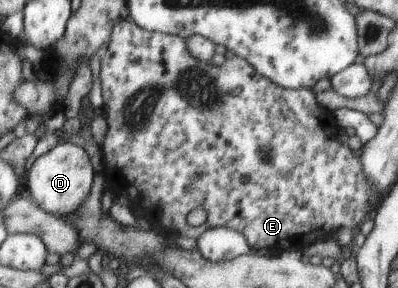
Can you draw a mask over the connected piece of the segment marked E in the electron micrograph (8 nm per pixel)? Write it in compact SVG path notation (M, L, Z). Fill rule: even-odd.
M129 18L120 20L112 28L109 42L101 52L99 78L105 104L104 116L107 121L105 140L101 146L105 189L123 194L133 202L133 205L141 207L148 223L157 230L168 233L169 236L177 234L197 240L209 228L225 227L241 232L253 251L263 250L263 248L268 248L274 253L301 251L317 240L329 239L340 228L348 227L358 231L367 213L372 206L377 206L374 204L380 200L375 190L367 184L361 158L355 156L347 144L337 141L341 128L336 124L333 112L317 103L312 89L307 87L288 89L279 86L261 76L244 58L235 56L227 59L222 65L199 62L188 51L186 39L173 34L139 28ZM237 88L239 94L232 94L232 91ZM197 208L206 211L205 222L195 227L187 225L187 215Z

